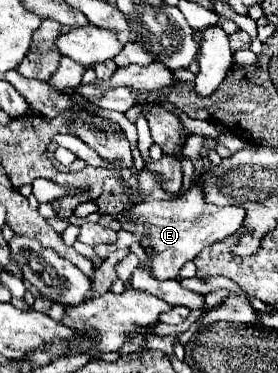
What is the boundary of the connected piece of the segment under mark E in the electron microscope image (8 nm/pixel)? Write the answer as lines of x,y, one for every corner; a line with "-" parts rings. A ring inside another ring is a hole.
191,184
183,196
165,200
165,202
135,202
129,210
129,218
123,218
123,212
113,212
113,218
121,224
123,230
143,236
149,234
149,272
157,280
177,278
185,262
193,260
203,248
225,240
241,228
245,210
239,206
211,206
205,202
201,186

